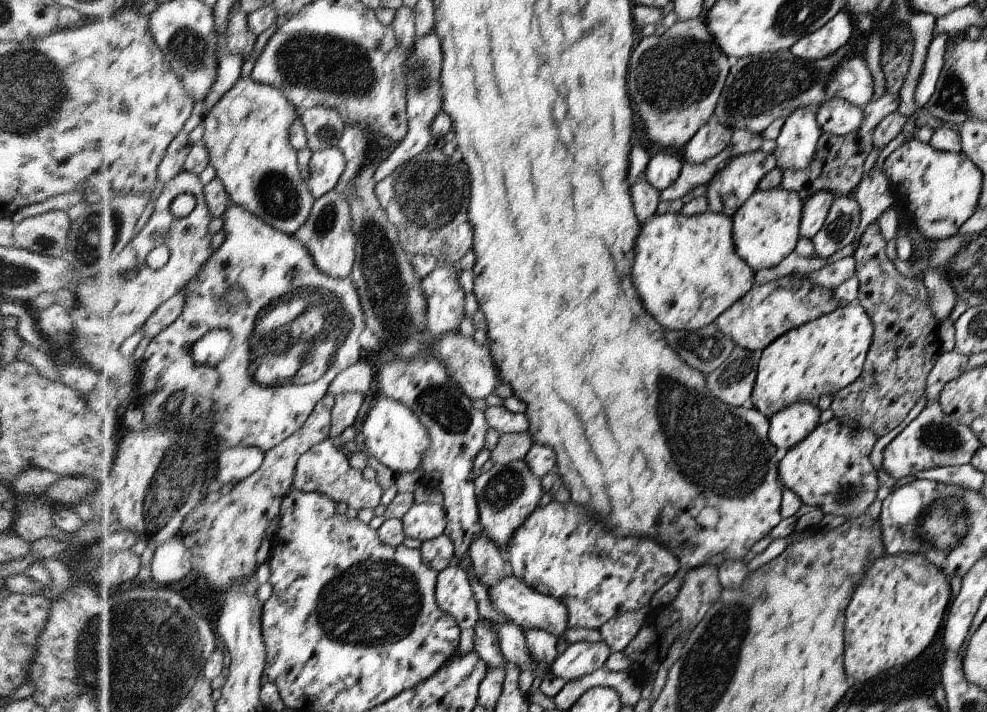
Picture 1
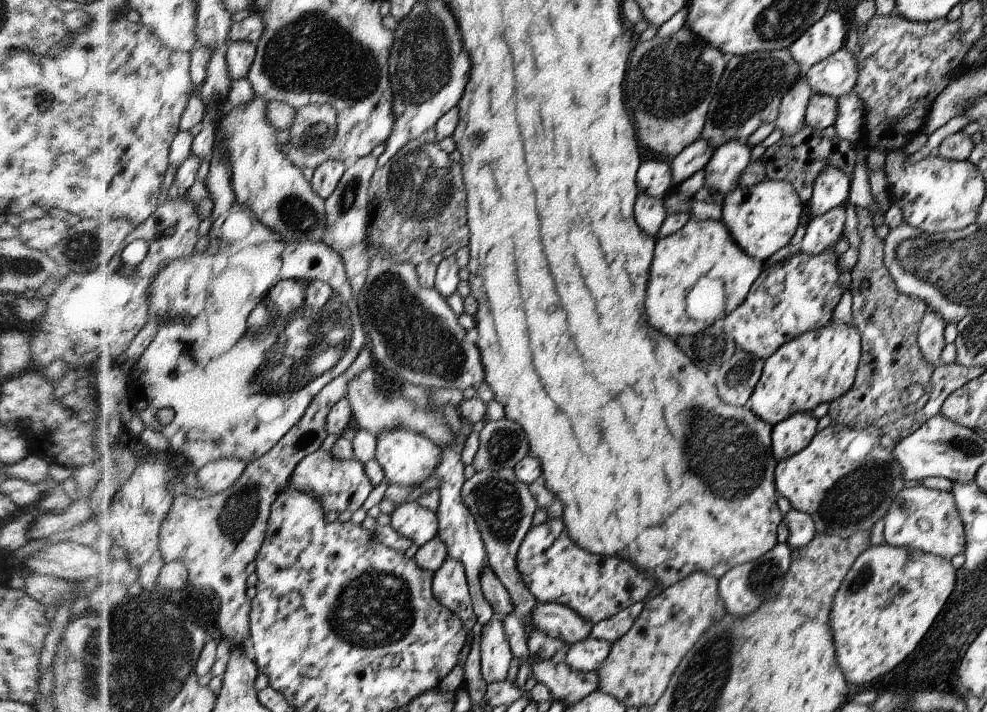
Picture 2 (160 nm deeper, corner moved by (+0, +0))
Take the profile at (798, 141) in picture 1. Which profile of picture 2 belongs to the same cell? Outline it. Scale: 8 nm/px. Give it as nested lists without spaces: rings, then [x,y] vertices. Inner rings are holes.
[[[805,74],[800,75],[783,95],[775,128],[782,130],[784,137],[797,133],[806,125],[804,115],[811,95],[812,91]]]

